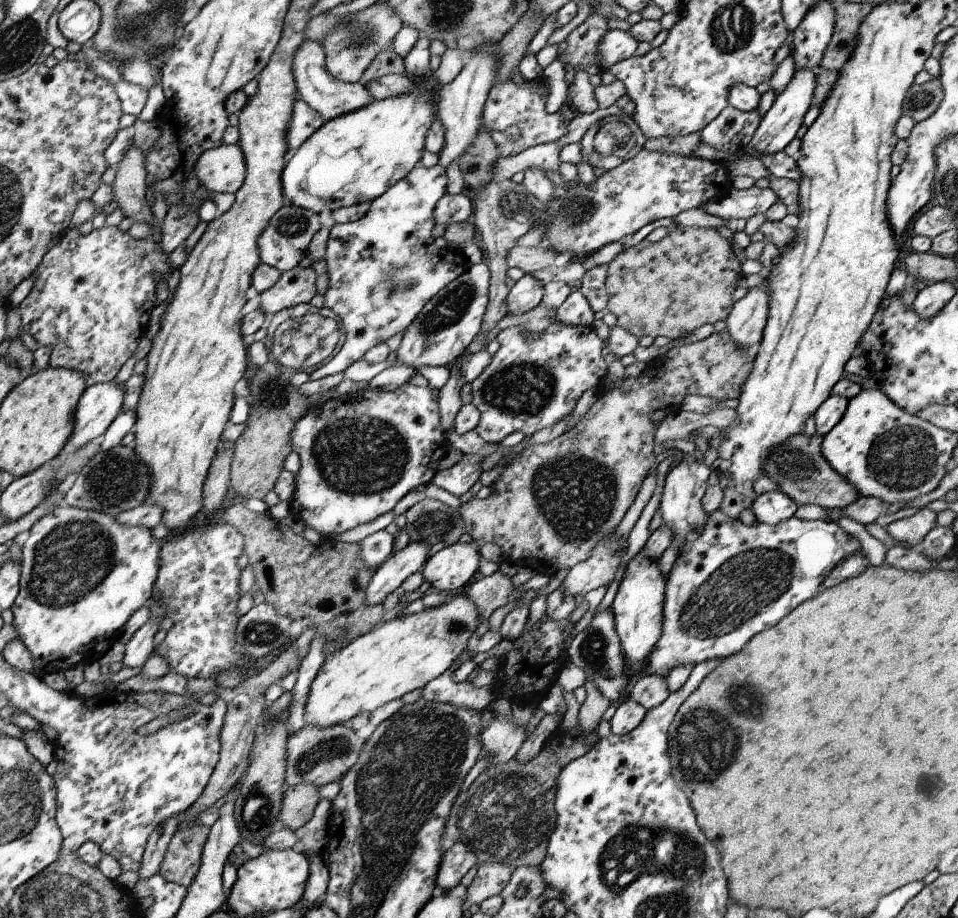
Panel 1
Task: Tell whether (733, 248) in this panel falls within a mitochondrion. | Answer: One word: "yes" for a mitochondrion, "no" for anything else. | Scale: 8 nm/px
no

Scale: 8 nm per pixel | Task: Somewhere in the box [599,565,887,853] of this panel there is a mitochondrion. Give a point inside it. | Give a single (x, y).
(709, 739)

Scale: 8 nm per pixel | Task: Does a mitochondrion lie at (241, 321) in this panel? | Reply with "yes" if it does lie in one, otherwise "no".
no

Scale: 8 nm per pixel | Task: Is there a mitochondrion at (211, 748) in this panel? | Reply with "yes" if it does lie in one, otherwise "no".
no

